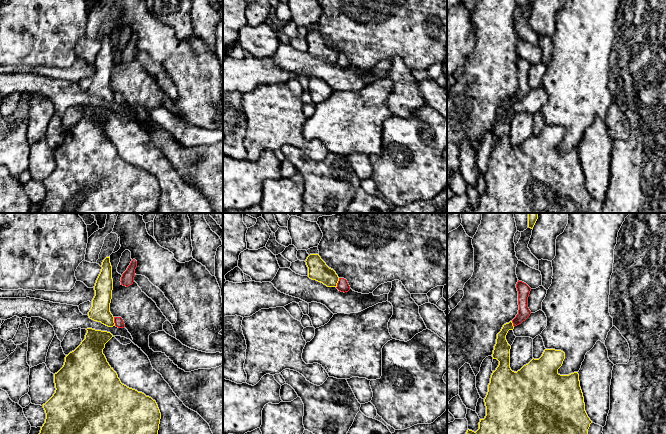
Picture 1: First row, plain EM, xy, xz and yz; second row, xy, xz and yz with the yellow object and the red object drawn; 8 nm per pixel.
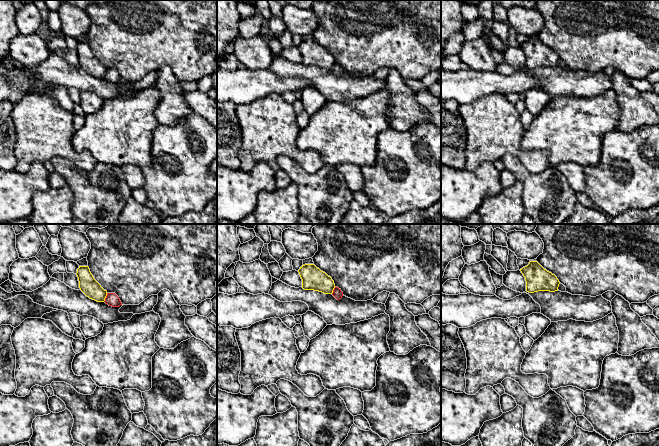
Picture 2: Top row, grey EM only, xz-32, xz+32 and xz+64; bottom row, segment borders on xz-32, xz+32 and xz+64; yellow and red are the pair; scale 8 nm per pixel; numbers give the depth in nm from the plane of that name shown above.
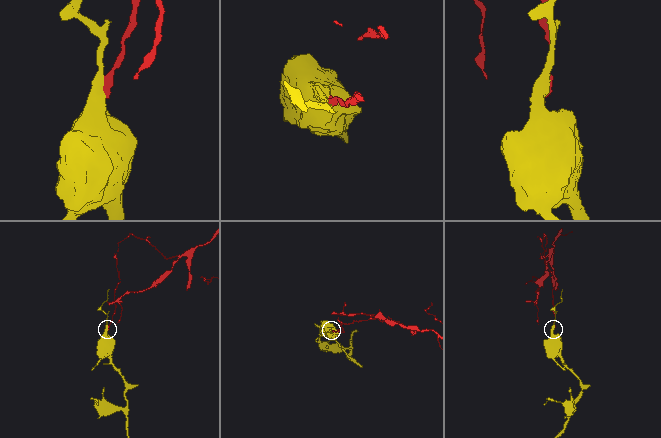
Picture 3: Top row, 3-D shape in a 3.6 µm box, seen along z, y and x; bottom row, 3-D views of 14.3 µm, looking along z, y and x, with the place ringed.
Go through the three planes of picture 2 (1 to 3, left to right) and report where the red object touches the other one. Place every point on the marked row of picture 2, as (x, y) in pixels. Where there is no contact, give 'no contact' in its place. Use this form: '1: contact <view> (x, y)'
1: contact xz-32 (105, 297)
2: contact xz+32 (333, 289)
3: no contact

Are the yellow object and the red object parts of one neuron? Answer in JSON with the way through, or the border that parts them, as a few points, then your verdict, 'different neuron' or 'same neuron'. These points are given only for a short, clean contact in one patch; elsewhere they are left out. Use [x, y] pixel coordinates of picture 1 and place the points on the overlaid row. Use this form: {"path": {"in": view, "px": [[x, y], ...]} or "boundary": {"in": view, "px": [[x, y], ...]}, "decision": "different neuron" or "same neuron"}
{"boundary": {"in": "xz", "px": [[339, 278], [336, 287]]}, "decision": "different neuron"}

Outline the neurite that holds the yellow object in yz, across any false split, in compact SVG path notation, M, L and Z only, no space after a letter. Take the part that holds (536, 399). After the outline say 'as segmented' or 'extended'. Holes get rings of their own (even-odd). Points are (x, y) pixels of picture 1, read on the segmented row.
M510 321L504 324L497 334L492 357L499 361L499 365L491 375L488 392L484 399L486 416L480 419L479 429L476 432L468 429L466 434L588 434L592 421L585 411L579 374L578 372L569 375L558 373L565 359L565 353L561 350L545 349L539 359L533 358L520 370L514 372L510 368L511 346L506 340L508 331L513 329L513 323Z | as segmented

